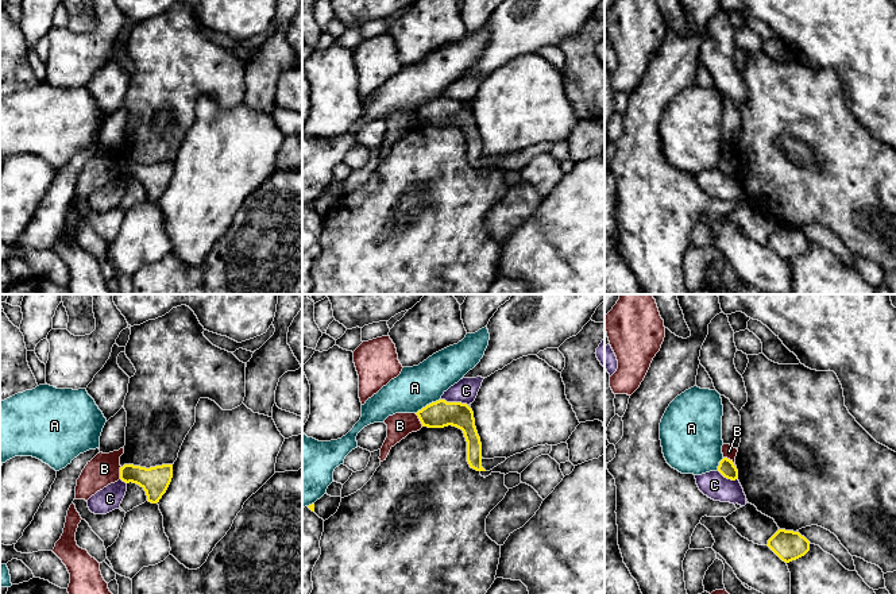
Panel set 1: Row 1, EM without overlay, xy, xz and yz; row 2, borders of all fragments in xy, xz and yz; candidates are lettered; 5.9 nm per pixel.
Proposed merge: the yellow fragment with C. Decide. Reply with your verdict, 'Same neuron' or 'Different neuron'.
Different neuron

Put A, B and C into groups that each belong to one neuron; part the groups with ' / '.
A / B / C

